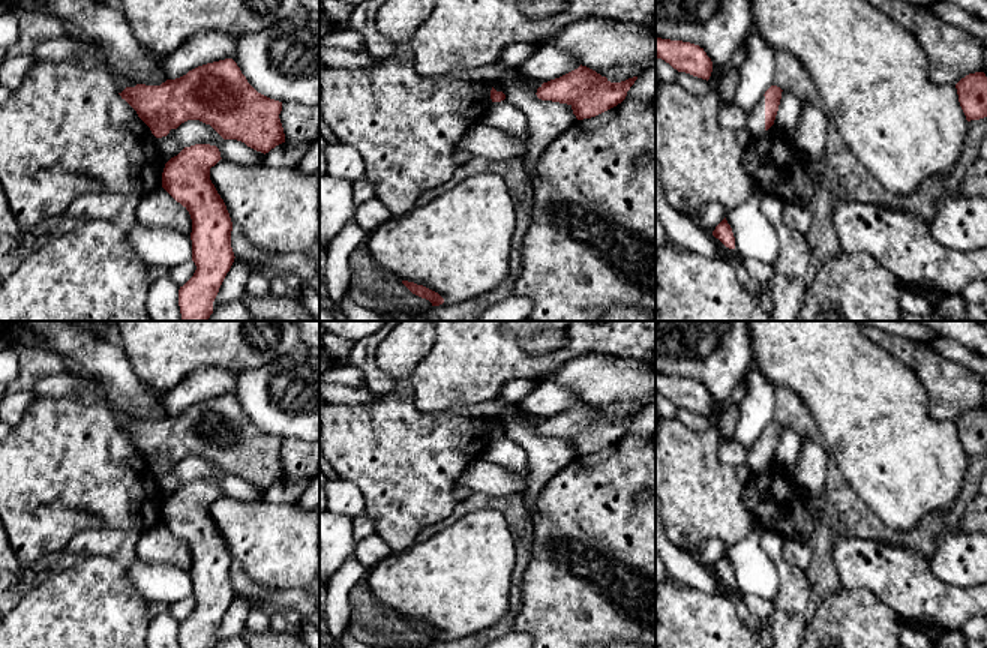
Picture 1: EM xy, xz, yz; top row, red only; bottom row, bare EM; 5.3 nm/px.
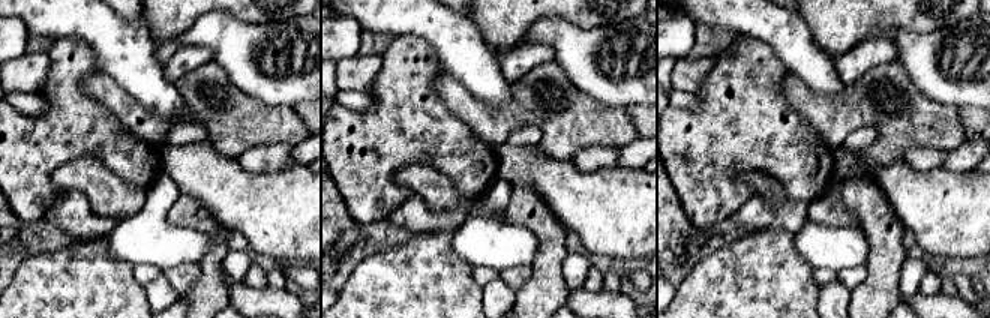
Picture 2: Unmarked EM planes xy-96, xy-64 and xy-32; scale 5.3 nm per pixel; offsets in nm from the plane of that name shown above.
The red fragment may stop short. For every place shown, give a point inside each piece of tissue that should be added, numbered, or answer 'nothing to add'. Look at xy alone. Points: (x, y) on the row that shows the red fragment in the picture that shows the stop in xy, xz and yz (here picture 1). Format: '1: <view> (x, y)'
nothing to add

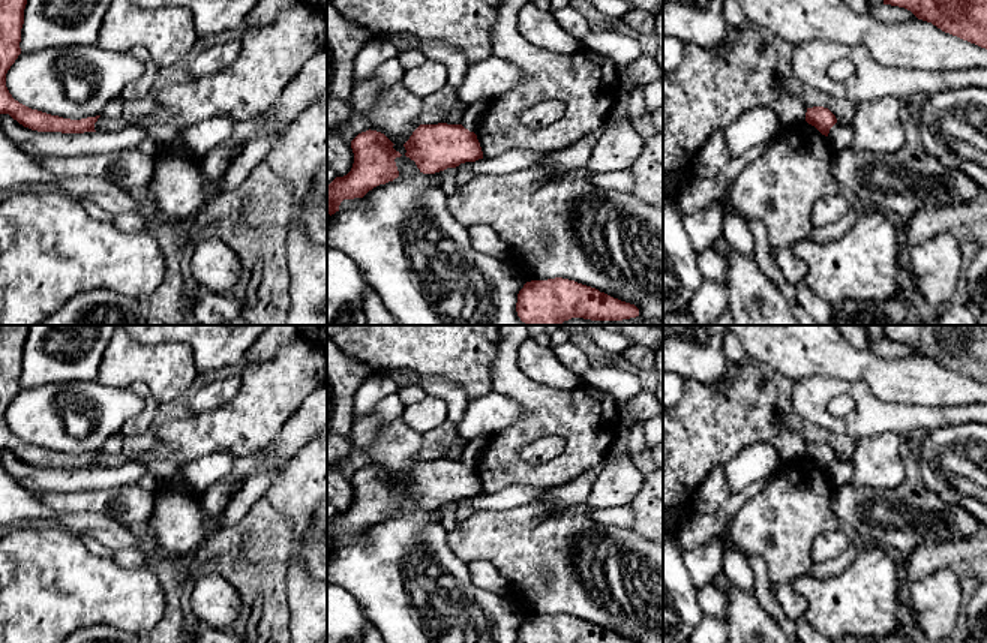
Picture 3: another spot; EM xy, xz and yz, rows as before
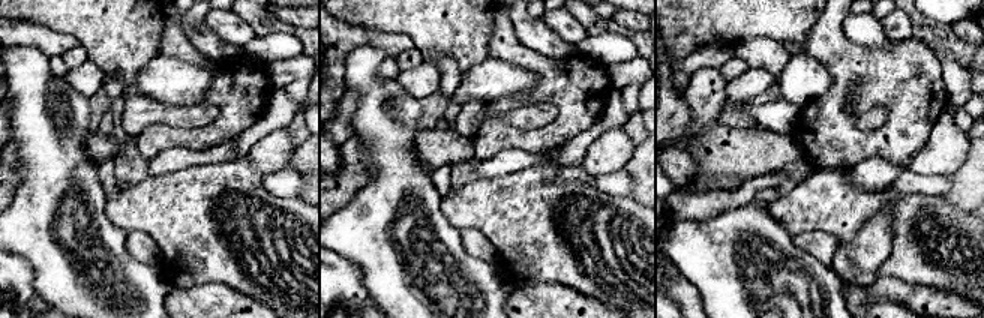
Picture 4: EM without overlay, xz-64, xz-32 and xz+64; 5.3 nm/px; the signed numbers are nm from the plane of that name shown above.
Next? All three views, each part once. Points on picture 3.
nothing to add

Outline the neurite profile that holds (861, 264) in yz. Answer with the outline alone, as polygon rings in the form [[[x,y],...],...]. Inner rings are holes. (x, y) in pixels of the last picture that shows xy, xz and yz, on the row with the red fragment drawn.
[[[876,207],[861,216],[838,240],[798,240],[790,247],[806,262],[804,282],[822,300],[897,298],[898,229]]]

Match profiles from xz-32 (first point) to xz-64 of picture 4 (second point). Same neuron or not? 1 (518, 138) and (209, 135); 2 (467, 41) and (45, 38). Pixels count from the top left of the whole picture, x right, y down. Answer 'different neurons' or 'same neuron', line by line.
1: same neuron
2: different neurons

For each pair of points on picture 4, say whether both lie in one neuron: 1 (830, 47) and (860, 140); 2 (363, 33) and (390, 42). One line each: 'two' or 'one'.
1: one
2: one

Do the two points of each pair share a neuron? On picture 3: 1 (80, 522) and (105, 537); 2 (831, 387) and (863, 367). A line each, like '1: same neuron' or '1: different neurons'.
1: same neuron
2: different neurons

